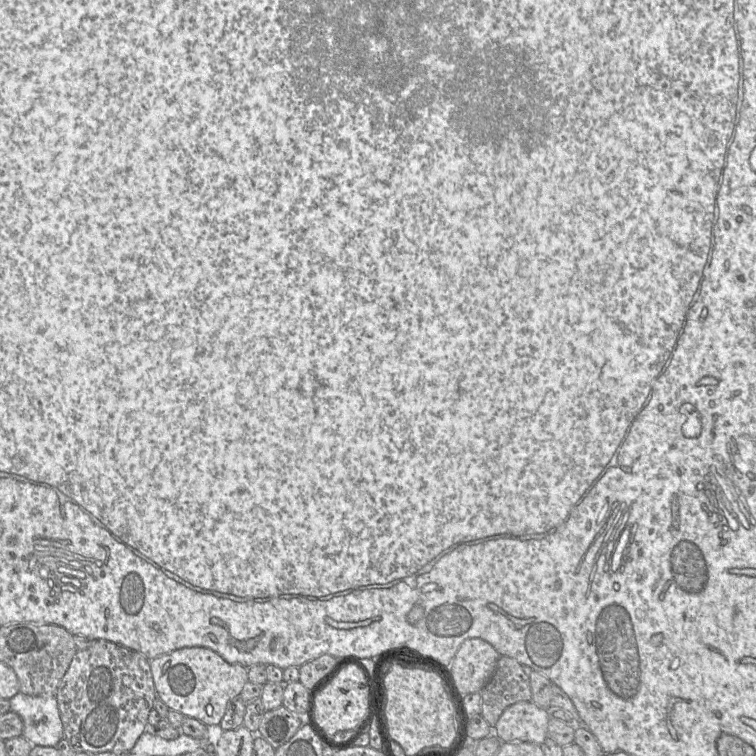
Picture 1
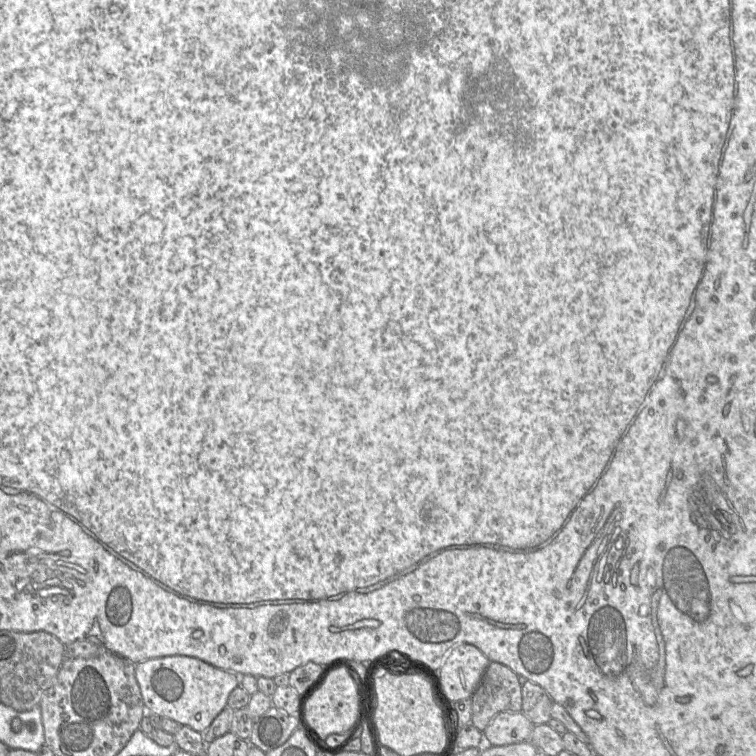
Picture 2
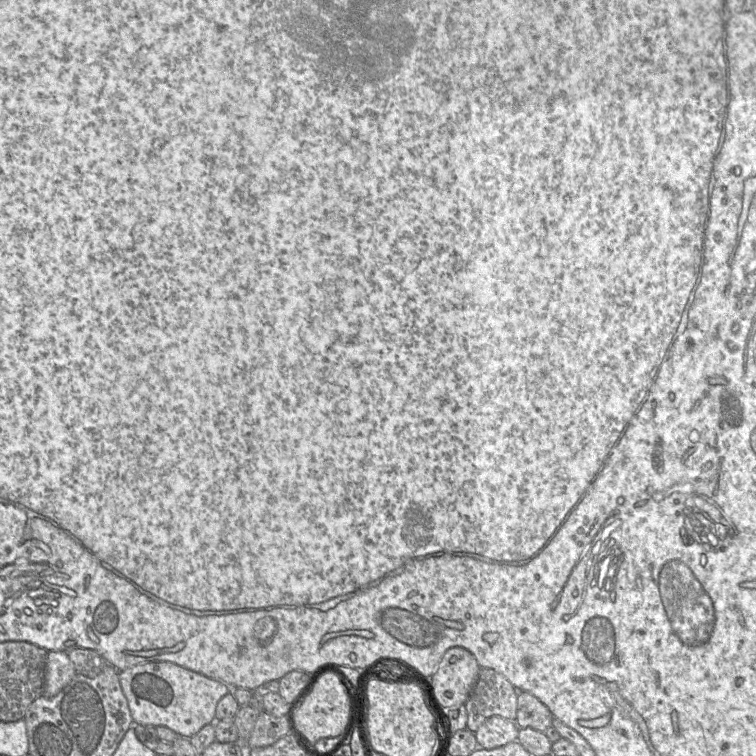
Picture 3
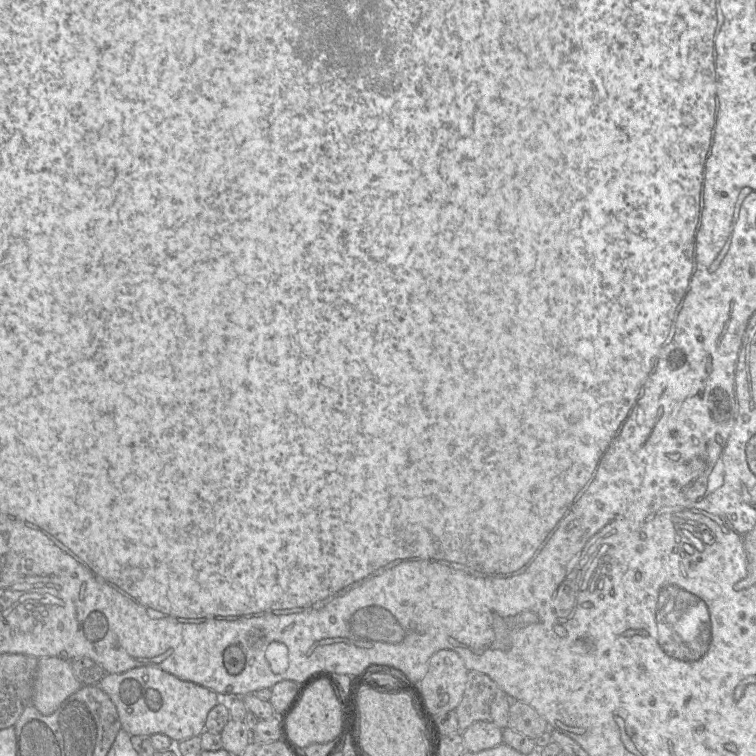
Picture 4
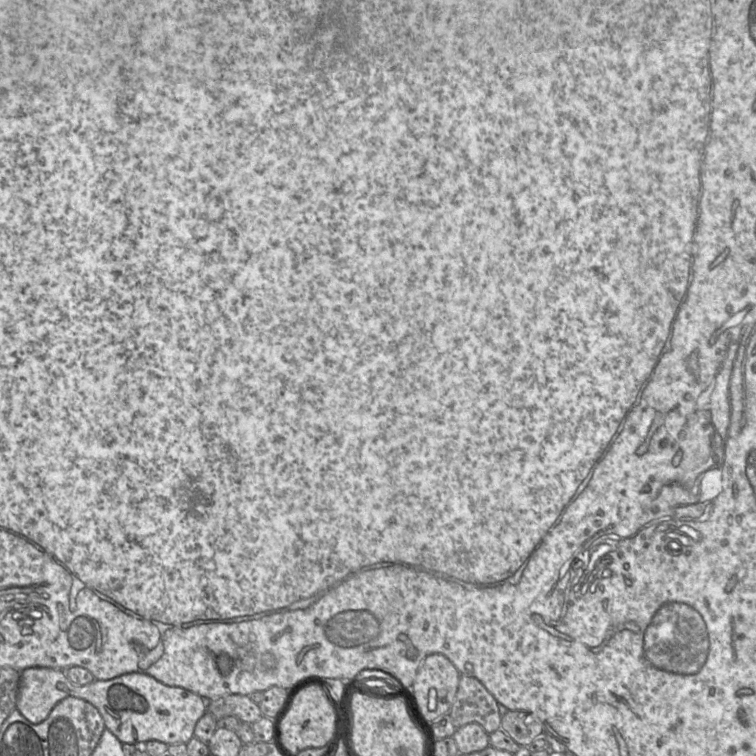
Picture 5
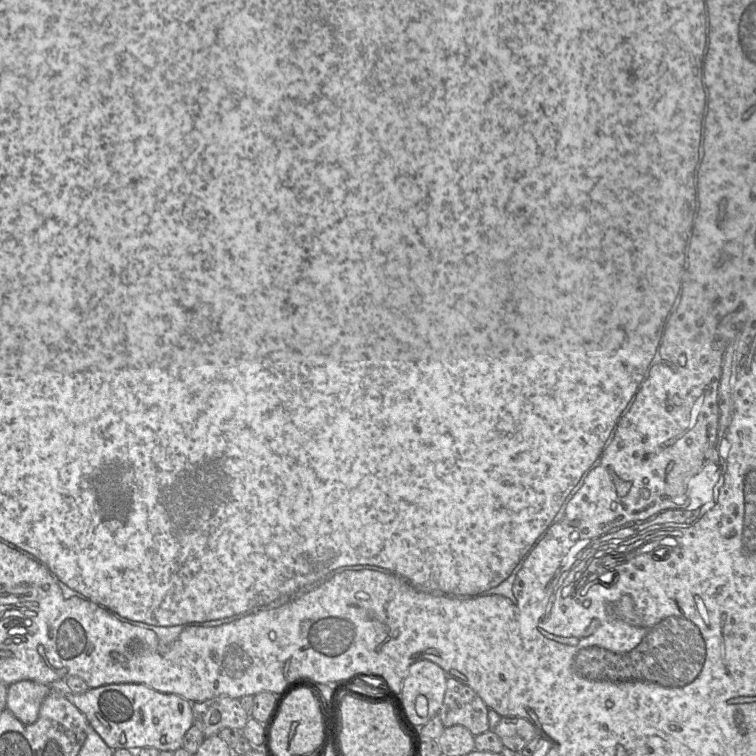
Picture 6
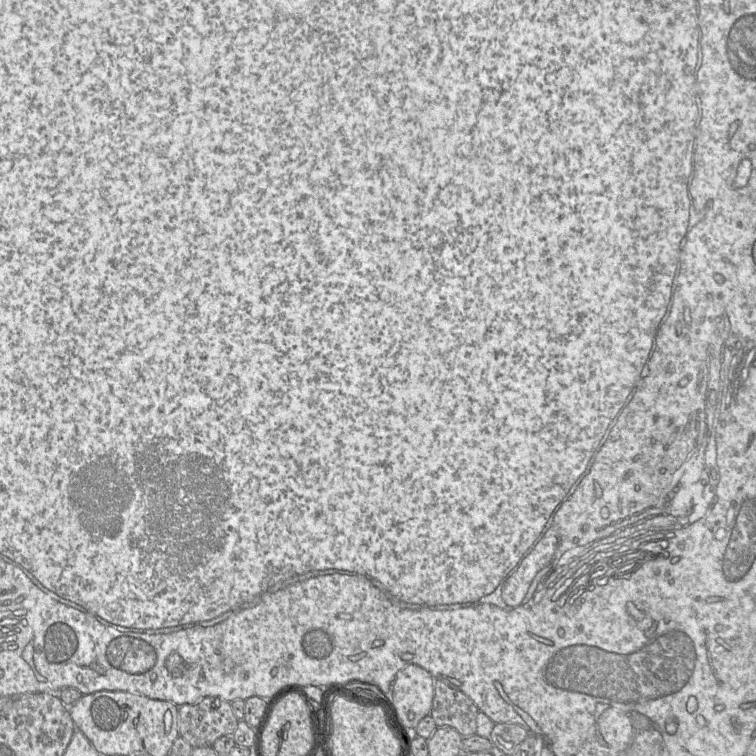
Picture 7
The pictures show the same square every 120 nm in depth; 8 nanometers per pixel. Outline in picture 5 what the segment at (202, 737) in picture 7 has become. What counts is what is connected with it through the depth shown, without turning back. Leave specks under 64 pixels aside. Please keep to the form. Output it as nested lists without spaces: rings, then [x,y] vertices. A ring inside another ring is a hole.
[[[224,695],[207,700],[207,712],[218,722],[228,716],[235,716],[247,723],[254,723],[262,717],[258,704],[247,695]]]

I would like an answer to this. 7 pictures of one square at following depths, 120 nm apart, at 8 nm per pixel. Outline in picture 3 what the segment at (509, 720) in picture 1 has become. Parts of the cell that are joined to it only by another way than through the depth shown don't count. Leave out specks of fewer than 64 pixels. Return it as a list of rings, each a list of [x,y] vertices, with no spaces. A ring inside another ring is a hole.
[[[491,716],[475,732],[478,748],[491,750],[517,741],[519,729],[514,720]]]

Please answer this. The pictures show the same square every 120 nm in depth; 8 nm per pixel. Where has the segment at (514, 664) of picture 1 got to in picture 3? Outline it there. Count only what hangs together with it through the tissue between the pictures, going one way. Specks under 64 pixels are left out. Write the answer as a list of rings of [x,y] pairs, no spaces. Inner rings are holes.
[[[481,668],[465,702],[467,729],[476,732],[491,716],[516,719],[518,690],[501,673],[492,668]]]

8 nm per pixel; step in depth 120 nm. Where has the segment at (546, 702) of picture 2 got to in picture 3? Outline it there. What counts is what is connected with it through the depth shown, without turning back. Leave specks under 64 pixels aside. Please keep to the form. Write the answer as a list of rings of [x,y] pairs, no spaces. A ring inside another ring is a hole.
[[[518,691],[515,723],[519,728],[532,728],[544,732],[552,726],[553,715],[536,696],[527,691]]]

